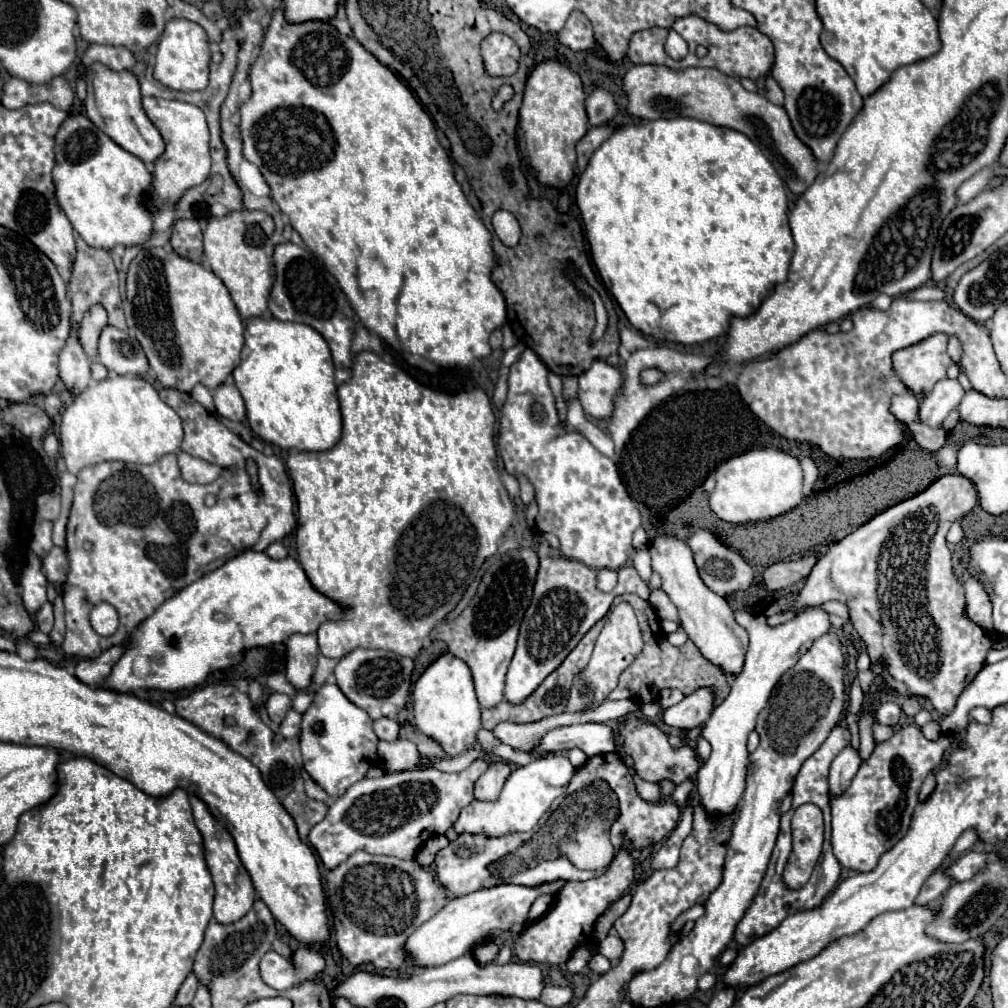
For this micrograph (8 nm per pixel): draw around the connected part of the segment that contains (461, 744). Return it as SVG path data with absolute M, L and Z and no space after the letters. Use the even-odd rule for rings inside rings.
M450 652L438 656L416 680L412 690L412 702L416 728L438 740L448 756L458 756L476 742L476 732L482 726L480 704L474 692L470 668L468 664L464 664L464 660L452 656Z

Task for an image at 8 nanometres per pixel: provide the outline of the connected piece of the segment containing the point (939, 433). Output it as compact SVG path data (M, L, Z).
M912 422L908 424L908 430L912 432L914 440L928 452L940 450L944 446L944 428L928 428L926 424Z

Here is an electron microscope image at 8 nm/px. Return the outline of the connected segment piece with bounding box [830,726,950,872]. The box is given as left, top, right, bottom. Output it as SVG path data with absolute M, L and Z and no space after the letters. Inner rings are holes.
M904 726L890 740L878 744L872 756L862 762L850 788L842 796L830 800L832 850L844 868L870 872L876 868L882 852L904 838L914 806L918 804L918 790L926 774L940 766L946 748L950 748L948 736L930 742L922 736L918 726Z

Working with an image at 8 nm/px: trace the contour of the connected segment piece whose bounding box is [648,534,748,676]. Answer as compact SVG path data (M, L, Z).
M660 534L652 540L648 550L652 556L652 570L660 574L662 590L678 608L682 628L688 634L688 638L700 648L700 652L710 662L718 664L726 674L740 674L748 648L748 632L736 624L728 602L702 582L688 544L674 536Z

